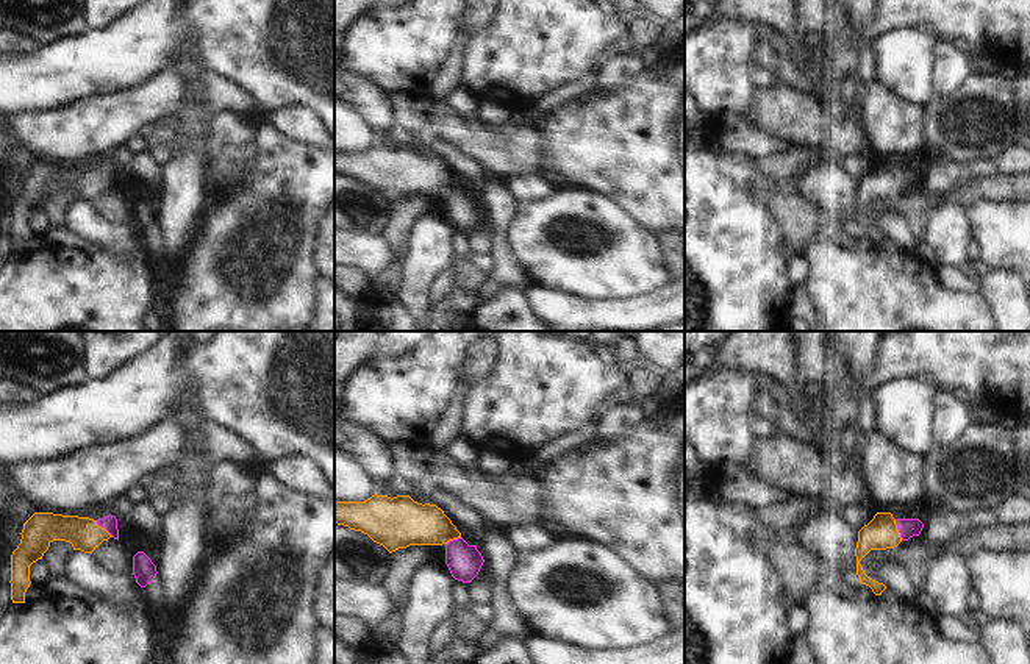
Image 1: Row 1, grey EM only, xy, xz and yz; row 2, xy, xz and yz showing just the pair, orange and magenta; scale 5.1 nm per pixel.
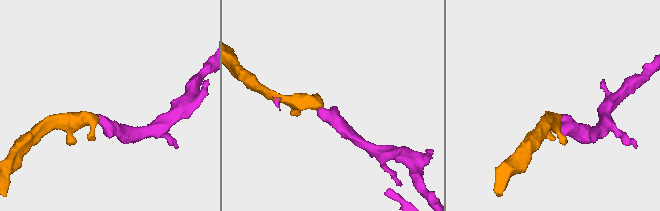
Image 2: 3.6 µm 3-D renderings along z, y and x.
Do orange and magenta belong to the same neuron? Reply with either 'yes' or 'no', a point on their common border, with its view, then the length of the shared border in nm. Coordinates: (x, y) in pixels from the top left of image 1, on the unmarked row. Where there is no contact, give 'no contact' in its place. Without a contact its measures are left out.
yes | xy (103, 178) | 120 nm

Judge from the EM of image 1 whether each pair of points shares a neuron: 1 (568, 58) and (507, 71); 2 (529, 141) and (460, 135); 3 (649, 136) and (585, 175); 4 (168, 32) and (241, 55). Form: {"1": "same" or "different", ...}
{"1": "same", "2": "same", "3": "same", "4": "same"}

